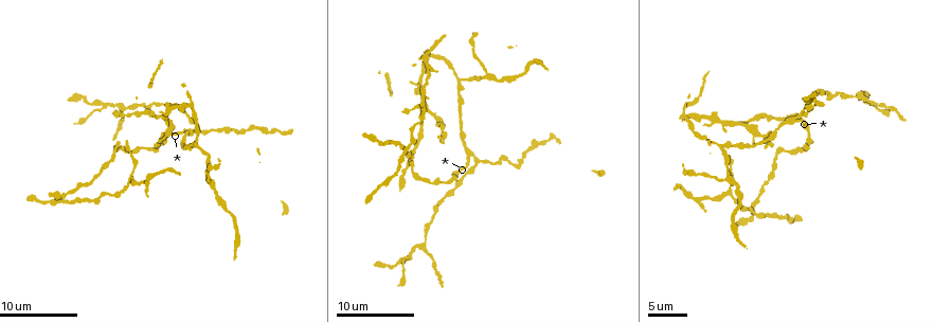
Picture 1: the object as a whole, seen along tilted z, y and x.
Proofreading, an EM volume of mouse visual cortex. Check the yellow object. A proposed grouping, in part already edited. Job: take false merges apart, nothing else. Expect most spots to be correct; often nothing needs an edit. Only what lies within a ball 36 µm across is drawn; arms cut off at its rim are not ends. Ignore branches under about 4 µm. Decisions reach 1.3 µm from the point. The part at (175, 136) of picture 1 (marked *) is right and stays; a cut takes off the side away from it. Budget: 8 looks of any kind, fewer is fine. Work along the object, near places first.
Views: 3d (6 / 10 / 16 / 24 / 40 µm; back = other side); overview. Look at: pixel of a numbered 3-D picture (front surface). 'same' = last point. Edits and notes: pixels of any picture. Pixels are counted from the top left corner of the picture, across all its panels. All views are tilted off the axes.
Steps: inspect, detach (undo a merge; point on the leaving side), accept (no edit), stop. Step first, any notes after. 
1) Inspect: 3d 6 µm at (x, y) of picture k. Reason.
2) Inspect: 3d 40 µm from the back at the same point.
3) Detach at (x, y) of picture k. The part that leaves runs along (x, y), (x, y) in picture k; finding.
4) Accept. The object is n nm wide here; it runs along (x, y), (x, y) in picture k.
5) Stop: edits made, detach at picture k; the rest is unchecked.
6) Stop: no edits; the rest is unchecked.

Inspect: 3d 6 µm at (487, 73) of picture 1. Side arm on a straight run.

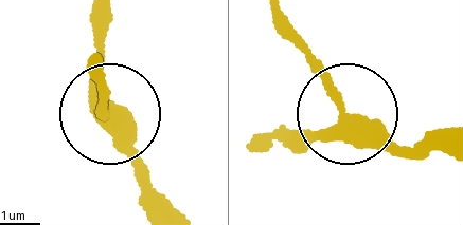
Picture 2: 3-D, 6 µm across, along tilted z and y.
Accept. It runs along (291, 146), (345, 120), (417, 153) in picture 2; continuous, no second neuron.

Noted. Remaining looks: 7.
Inspect: 3d 10 µm at (793, 117) of picture 1. A fork.

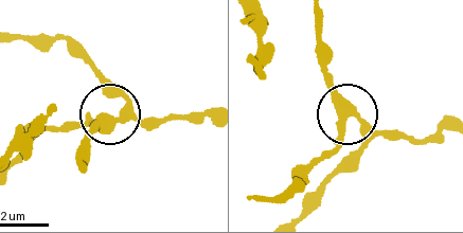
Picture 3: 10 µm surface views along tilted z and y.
Accept. The side arm is 28 µm long; it runs along (60, 133), (113, 114), (165, 124) in picture 3; all the same neuron.

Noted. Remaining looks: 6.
Inspect: 3d 10 µm at (728, 188) of picture 1. A fork.

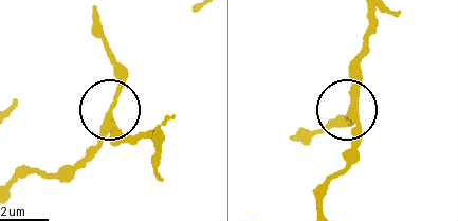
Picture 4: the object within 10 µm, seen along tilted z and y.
Accept. The object is 250 nm wide here; it runs along (8, 184), (63, 170), (92, 147), (113, 103), (116, 57) in picture 4; continuous, no second neuron.

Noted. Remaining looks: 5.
Inspect: 3d 10 µm at (460, 80) of picture 1. Arms part here.

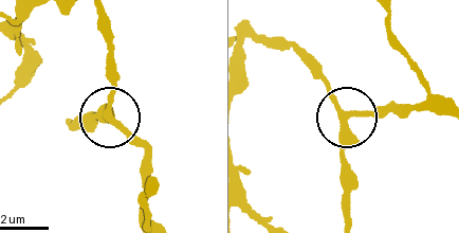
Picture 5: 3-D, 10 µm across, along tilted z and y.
Accept. Continuous, no second neuron.

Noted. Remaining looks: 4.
Stop: no edits; the rest is unchecked.

